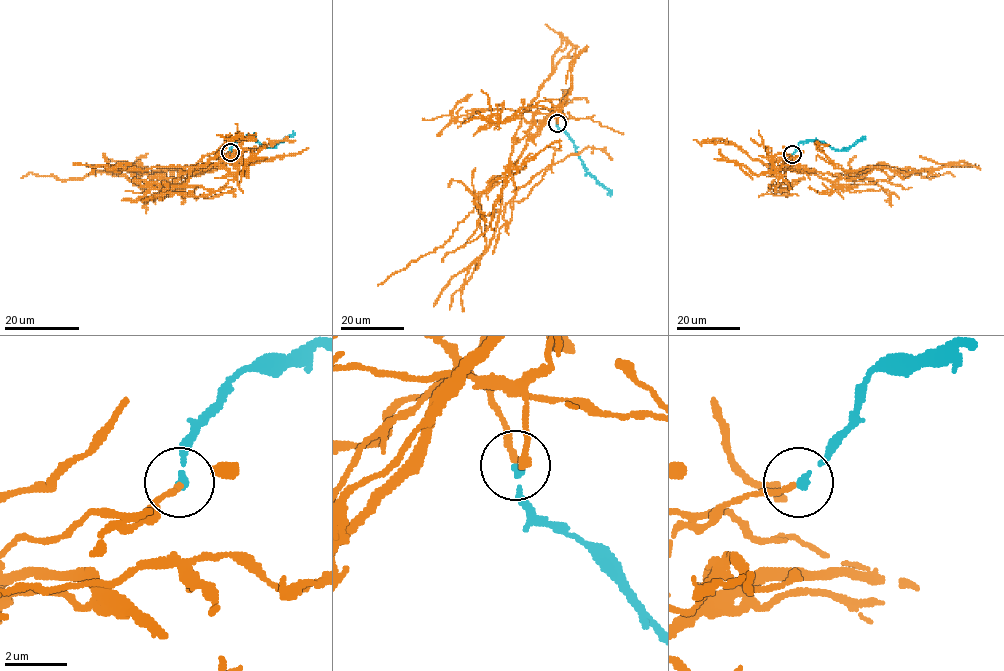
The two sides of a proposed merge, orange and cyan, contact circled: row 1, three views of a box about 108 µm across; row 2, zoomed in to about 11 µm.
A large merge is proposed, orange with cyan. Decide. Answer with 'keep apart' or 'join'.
keep apart

